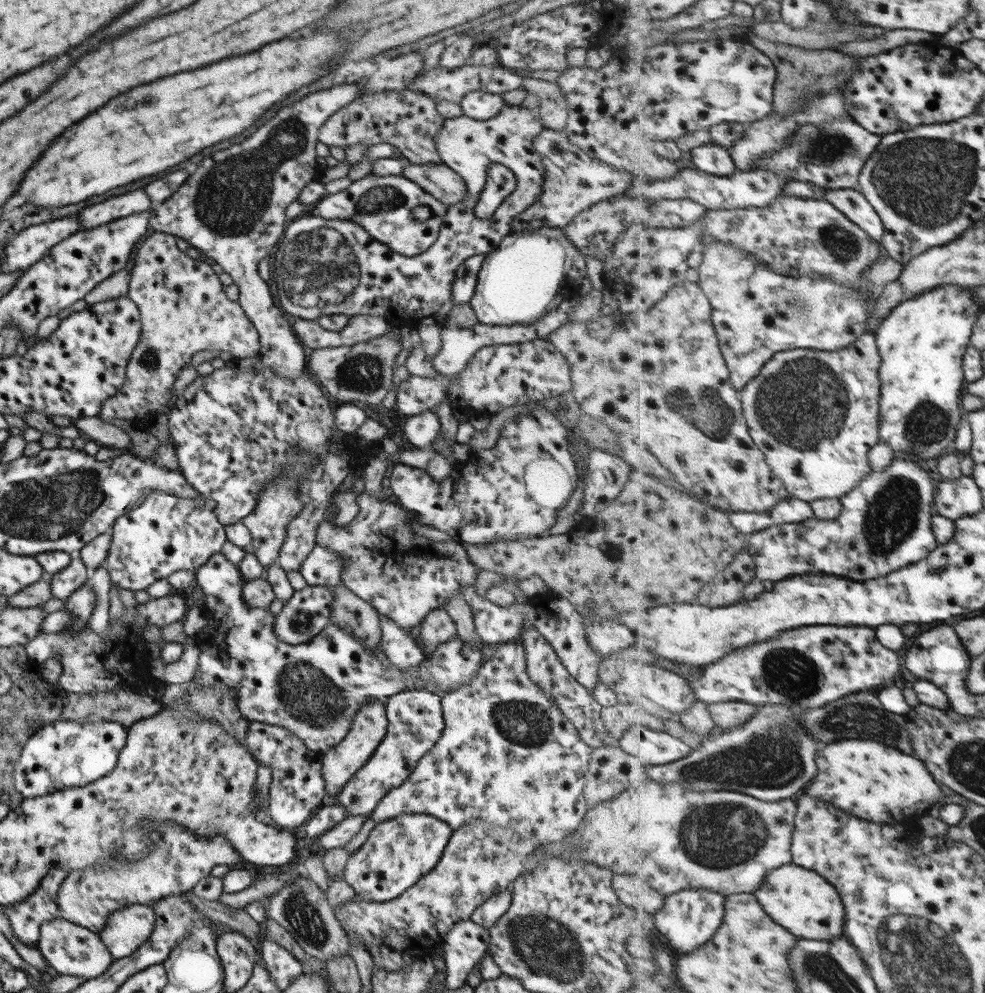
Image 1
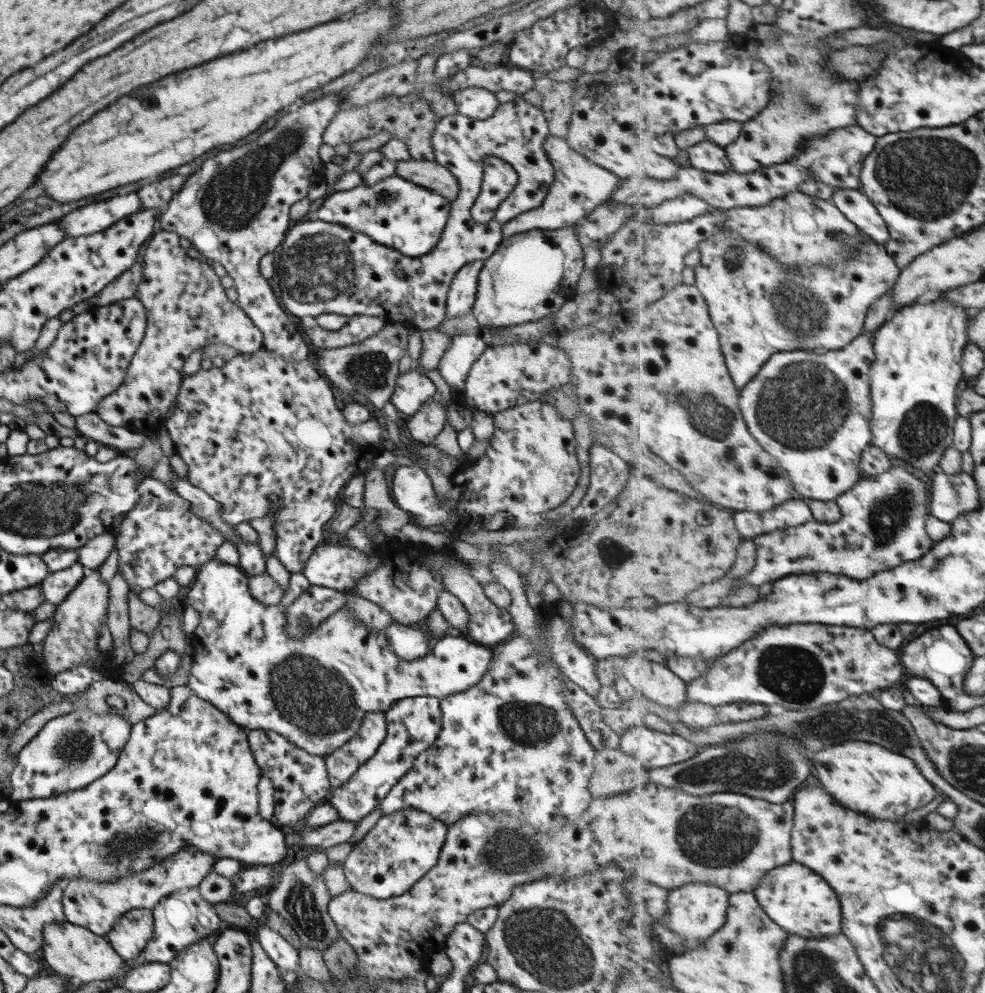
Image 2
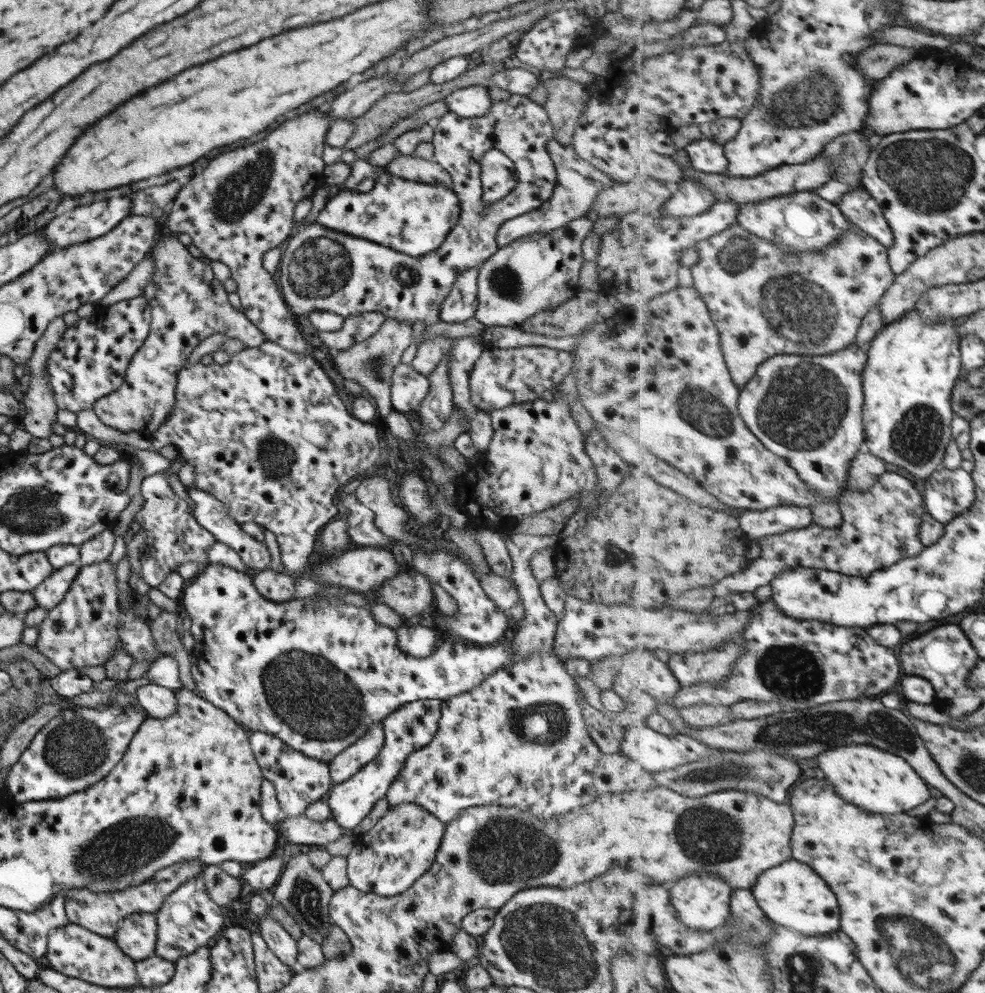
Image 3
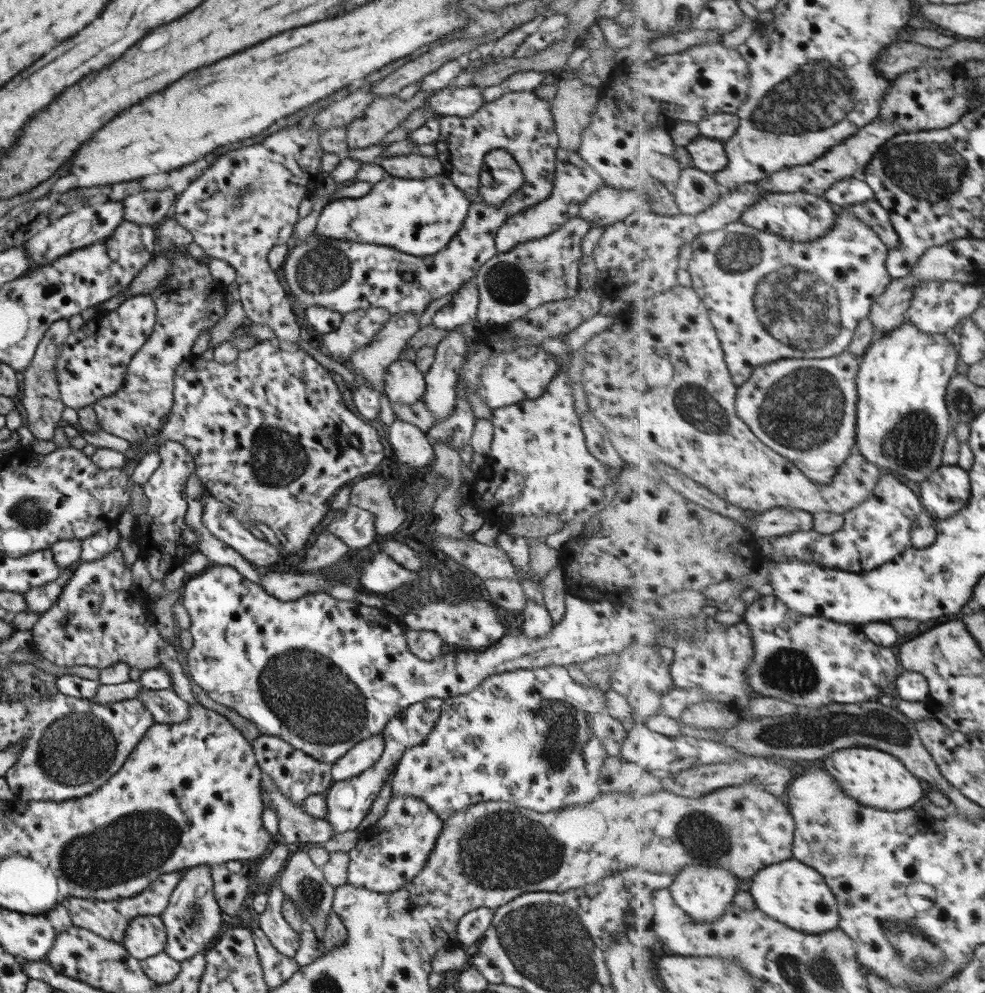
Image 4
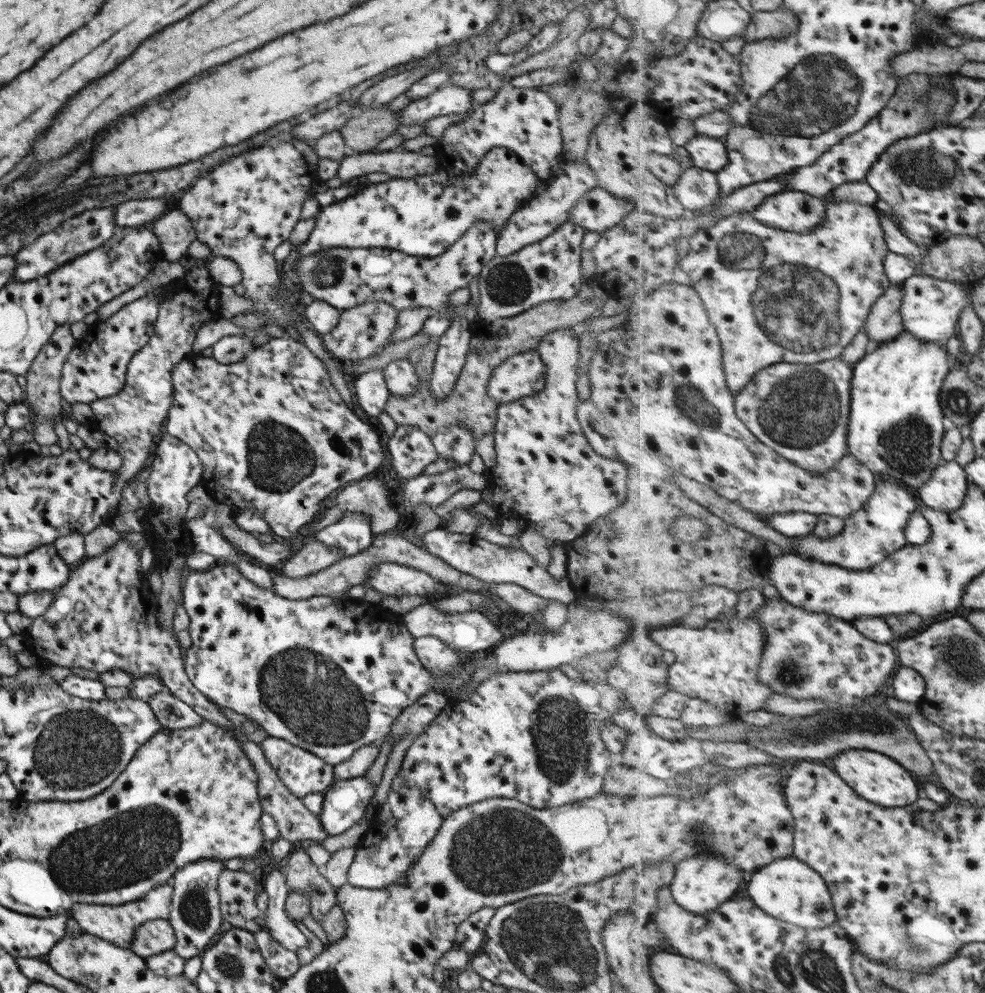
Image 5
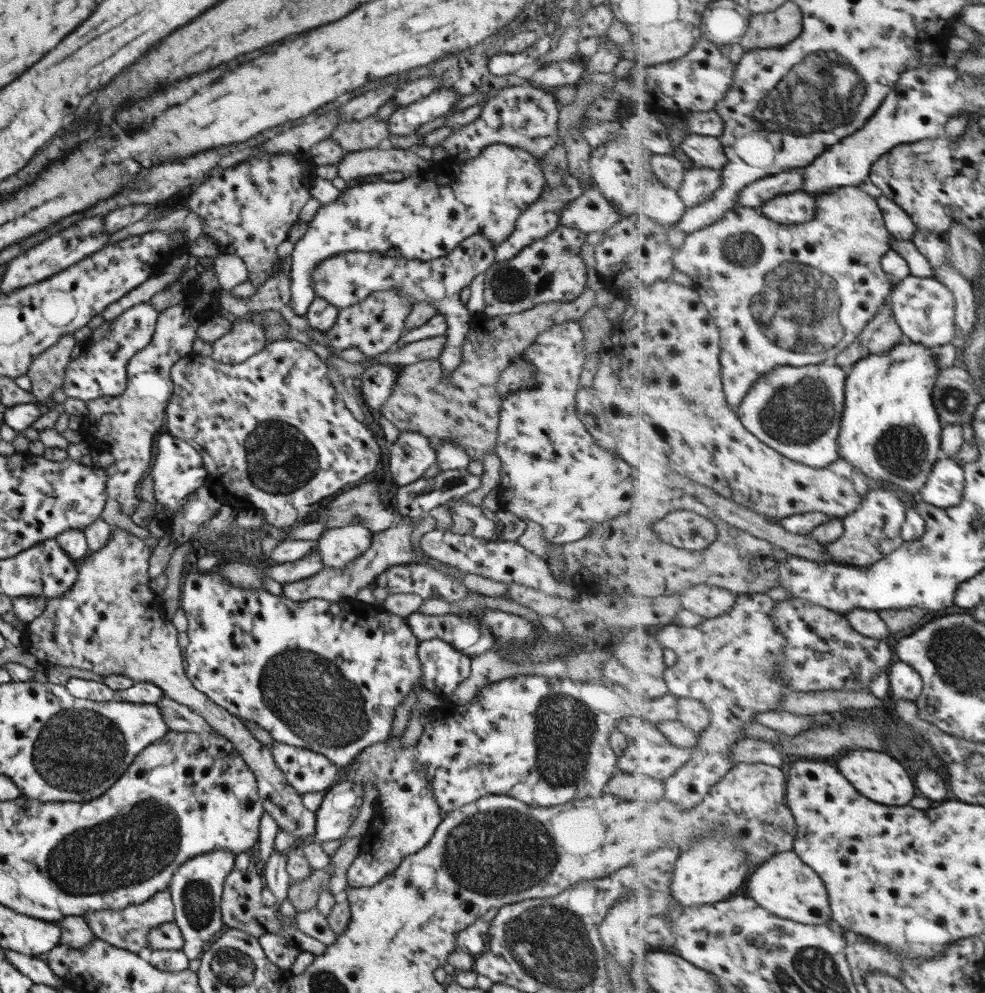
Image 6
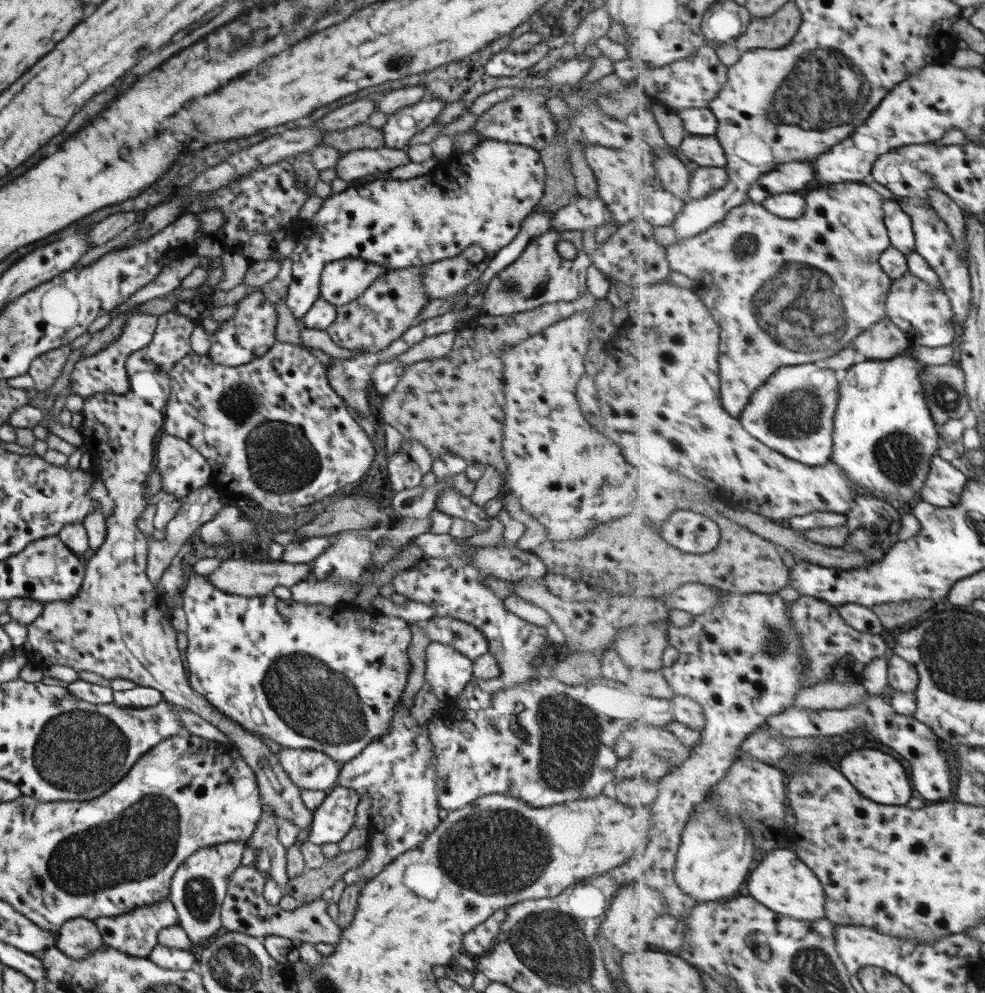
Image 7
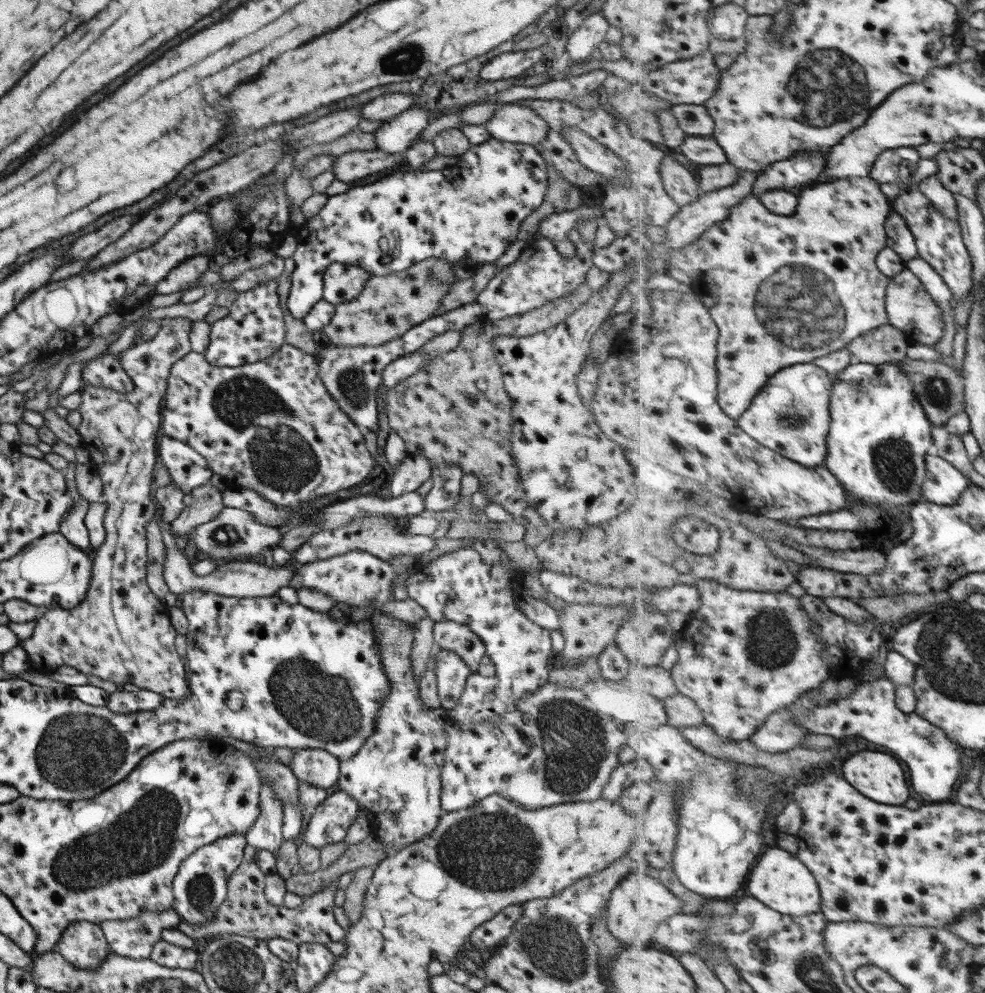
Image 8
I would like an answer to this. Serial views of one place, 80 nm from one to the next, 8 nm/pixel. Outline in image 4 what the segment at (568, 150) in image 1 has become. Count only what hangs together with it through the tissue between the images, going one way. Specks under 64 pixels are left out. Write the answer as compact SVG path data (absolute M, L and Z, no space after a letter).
M561 147L554 150L554 182L547 199L531 206L518 215L511 215L503 221L494 238L494 248L497 253L509 252L513 246L529 240L543 238L555 232L564 222L577 217L579 207L585 199L604 186L603 179L589 166L576 152L571 152Z

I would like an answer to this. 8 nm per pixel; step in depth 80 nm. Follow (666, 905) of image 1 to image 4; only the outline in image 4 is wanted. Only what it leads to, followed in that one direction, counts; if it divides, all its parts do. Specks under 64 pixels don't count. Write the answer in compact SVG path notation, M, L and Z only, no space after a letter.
M692 863L686 866L670 886L670 892L677 903L695 922L717 922L726 913L727 907L734 902L738 893L738 878L725 867L703 866Z

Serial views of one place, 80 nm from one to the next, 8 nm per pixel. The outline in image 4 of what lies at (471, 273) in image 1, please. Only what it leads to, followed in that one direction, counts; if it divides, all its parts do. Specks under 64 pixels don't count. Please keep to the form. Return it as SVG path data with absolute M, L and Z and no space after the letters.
M473 279L467 280L452 295L449 303L439 308L431 322L437 328L452 330L455 326L473 321L478 305L478 290Z

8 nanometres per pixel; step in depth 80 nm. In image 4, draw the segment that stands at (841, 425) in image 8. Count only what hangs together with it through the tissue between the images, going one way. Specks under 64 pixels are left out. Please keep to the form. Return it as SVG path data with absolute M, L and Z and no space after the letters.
M905 321L889 334L878 336L861 358L858 372L858 444L856 452L871 462L901 474L910 481L923 483L944 465L944 448L953 431L949 426L950 409L946 403L951 379L958 374L960 351L956 334L927 334L915 323Z

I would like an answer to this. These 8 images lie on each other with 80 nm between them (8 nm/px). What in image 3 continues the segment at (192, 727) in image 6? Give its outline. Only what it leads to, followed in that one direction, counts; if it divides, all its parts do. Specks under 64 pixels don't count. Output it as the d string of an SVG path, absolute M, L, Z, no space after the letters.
M157 684L139 686L135 690L135 698L147 717L169 718L177 710L177 699L172 690Z

